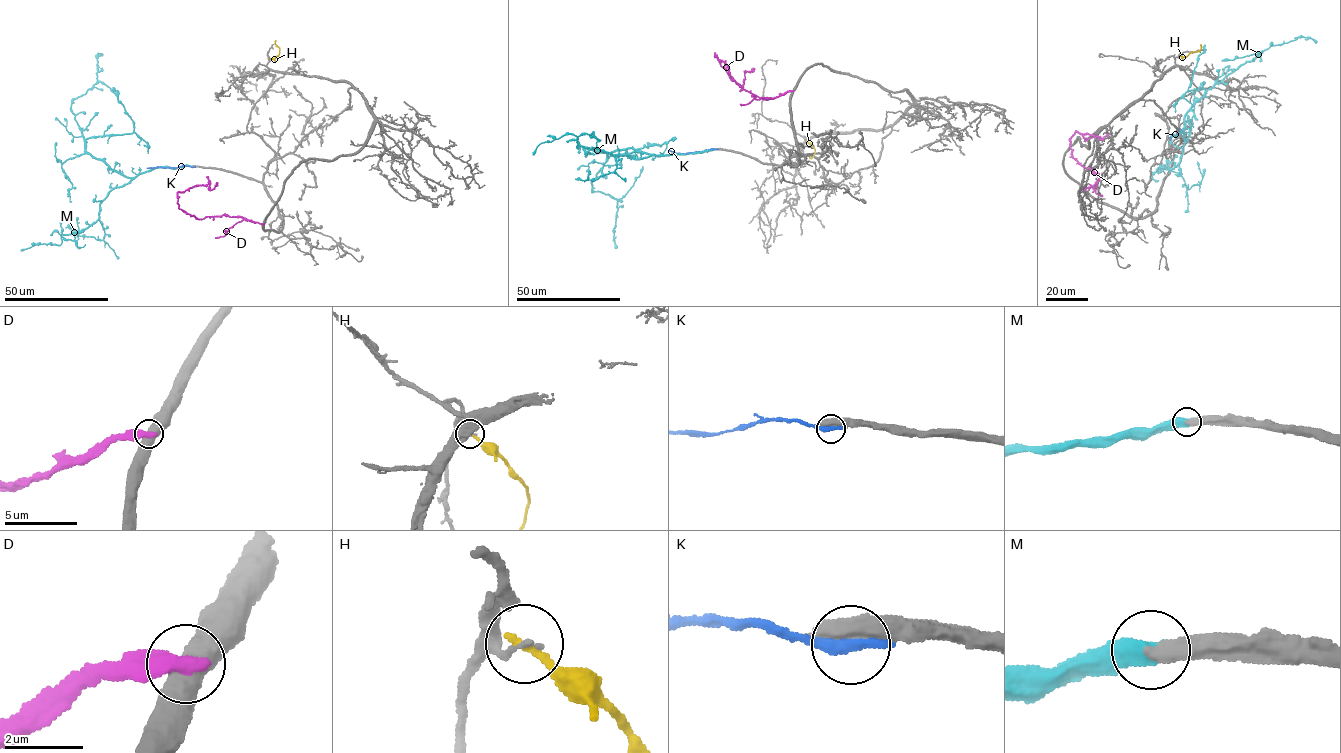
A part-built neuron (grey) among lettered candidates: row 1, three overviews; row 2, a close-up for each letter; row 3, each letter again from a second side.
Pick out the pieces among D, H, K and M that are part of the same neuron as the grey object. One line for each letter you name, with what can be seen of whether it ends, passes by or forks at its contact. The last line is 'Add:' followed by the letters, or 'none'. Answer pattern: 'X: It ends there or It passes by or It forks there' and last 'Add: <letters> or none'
M: It ends there
Add: M

